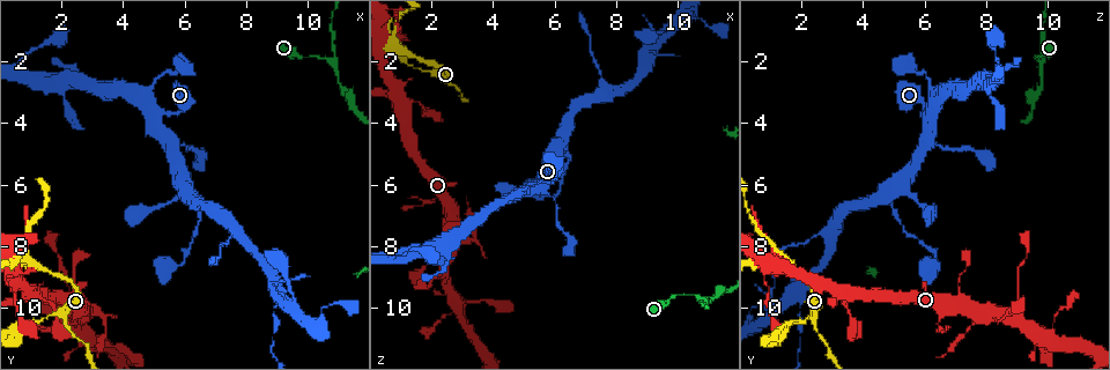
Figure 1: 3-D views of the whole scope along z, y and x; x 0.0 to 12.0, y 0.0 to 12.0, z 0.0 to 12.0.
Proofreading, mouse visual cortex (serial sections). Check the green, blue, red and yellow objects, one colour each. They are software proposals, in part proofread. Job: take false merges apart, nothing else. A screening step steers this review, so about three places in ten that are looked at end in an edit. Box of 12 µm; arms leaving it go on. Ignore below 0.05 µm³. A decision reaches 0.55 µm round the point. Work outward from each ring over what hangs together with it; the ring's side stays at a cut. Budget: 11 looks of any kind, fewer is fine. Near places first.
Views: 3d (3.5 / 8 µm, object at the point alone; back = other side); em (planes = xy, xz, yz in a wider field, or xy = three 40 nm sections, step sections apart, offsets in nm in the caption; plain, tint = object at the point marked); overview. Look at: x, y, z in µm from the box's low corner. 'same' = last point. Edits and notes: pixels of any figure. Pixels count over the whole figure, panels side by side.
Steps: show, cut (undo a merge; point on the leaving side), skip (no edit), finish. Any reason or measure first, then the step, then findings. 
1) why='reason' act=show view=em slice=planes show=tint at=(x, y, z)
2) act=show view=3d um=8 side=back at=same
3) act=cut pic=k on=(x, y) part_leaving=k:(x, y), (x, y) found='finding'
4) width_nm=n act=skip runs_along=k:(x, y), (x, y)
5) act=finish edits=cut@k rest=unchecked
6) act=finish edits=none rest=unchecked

why='thick turns thin' act=show view=3d um=3.5 at=(2.4, 9.5, 9.1)

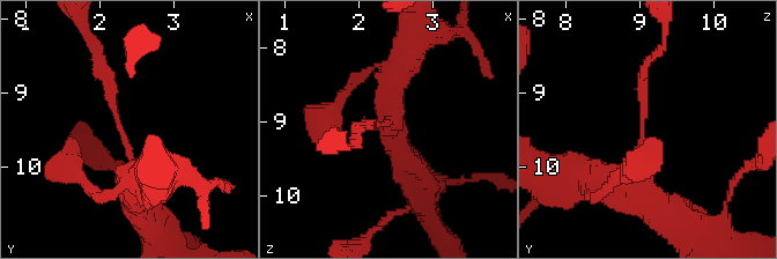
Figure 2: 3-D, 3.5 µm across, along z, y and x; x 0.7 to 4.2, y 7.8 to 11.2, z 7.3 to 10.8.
arm_widths_nm=150,400 why='need the tissue' act=show view=em slice=xy step=2 show=tint at=(2.30, 9.55, 9.00)

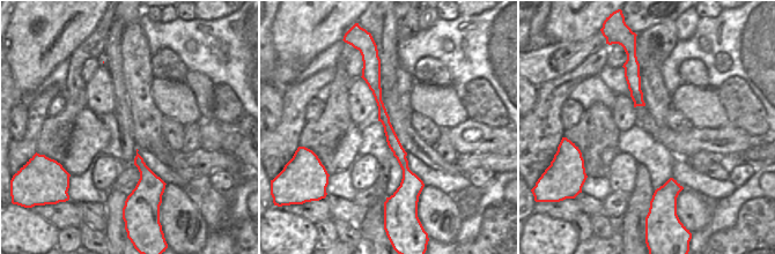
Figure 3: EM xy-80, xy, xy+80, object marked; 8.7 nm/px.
act=show view=em slice=planes show=tint at=same

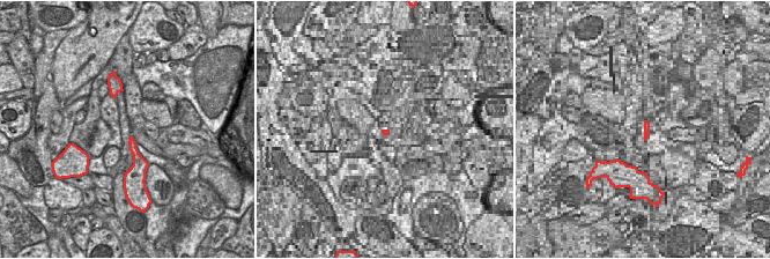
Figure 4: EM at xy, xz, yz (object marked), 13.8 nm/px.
act=skip found='all the same cell'

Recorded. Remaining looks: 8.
why='a narrow waist' act=show view=3d um=3.5 at=(2.8, 11.0, 10.0)

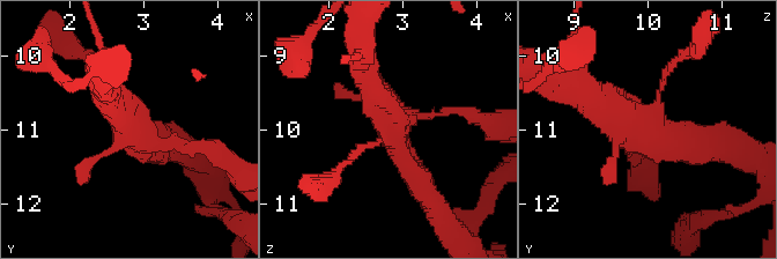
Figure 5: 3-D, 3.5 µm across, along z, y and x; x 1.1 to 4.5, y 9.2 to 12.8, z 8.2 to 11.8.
act=show view=em slice=xy step=2 show=tint at=(2.85, 11.05, 9.95)

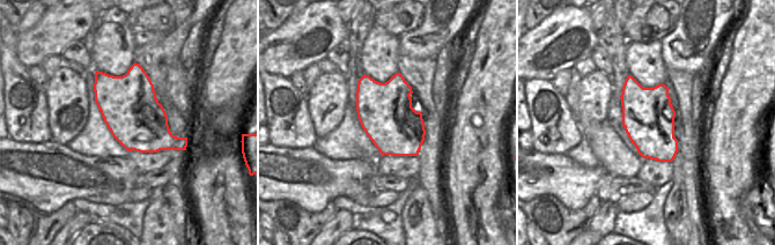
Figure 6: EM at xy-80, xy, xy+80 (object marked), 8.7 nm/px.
act=skip runs_along=5:(364, 68), (421, 190) found='one cell here'

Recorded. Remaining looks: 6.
why='arms part here' act=show view=3d um=3.5 at=(6.3, 6.5, 4.9)

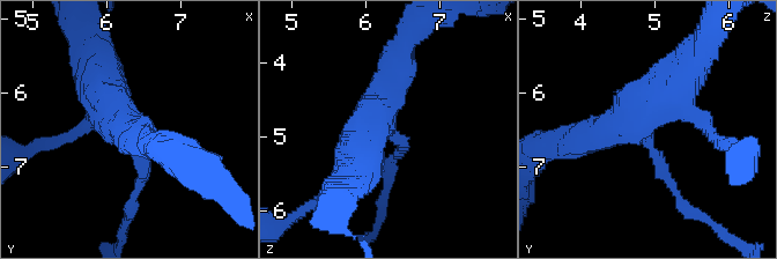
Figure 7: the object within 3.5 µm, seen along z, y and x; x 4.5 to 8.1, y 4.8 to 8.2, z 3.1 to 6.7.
arm_widths_nm=150,450,600 act=skip found='all the same cell'

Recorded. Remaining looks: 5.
why='narrows sharply' act=show view=3d um=8 at=(10.8, 2.0, 9.8)

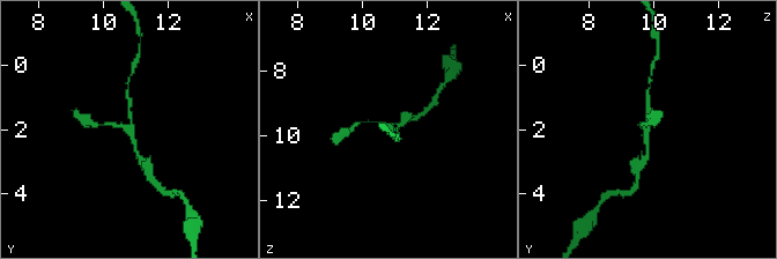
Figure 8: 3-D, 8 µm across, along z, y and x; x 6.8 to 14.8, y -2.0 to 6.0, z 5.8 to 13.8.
act=show view=3d um=3.5 at=(10.8, 2.1, 9.8)

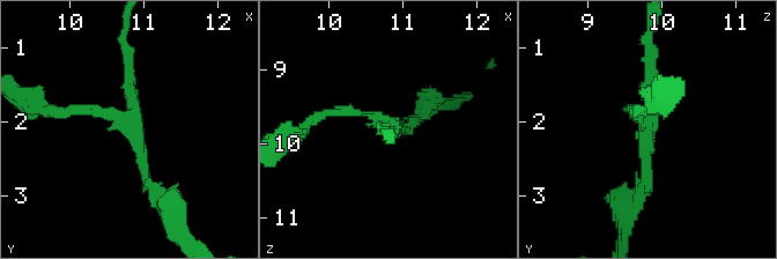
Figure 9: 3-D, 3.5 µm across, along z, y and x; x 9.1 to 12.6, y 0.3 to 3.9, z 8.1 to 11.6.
arm_widths_nm=100,150,150 act=skip found='one cell here'

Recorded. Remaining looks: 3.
act=finish edits=none rest=unchecked

